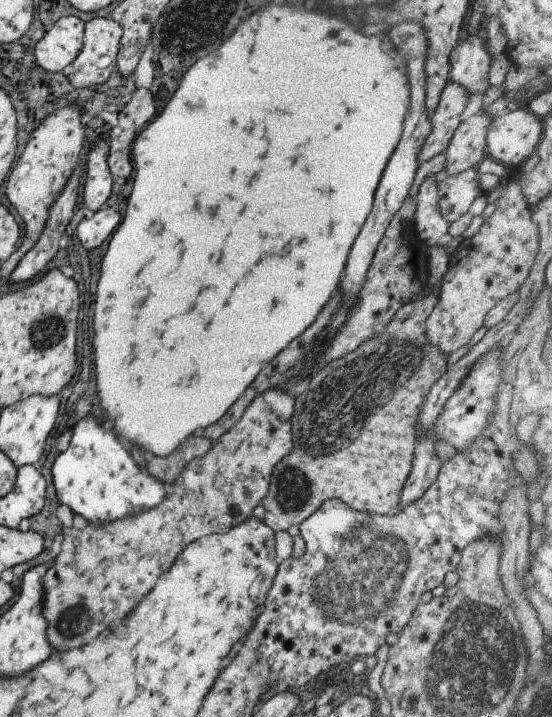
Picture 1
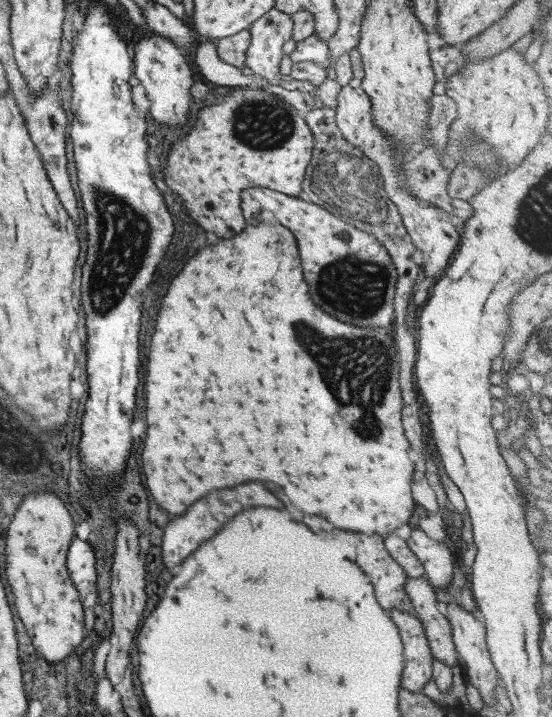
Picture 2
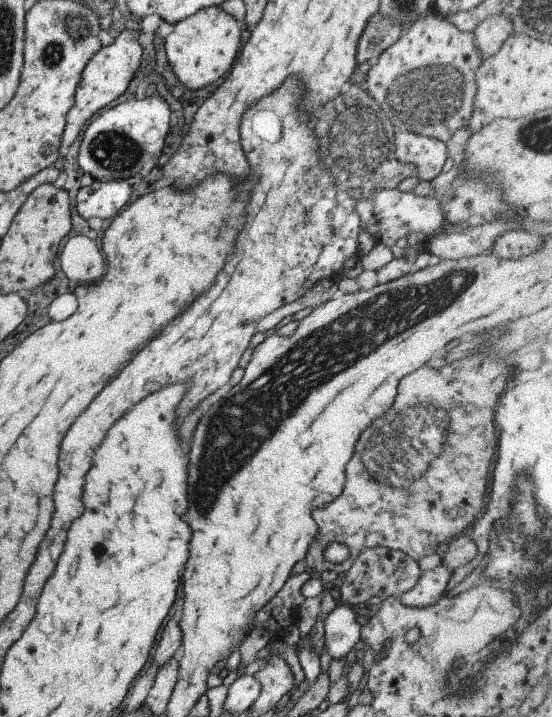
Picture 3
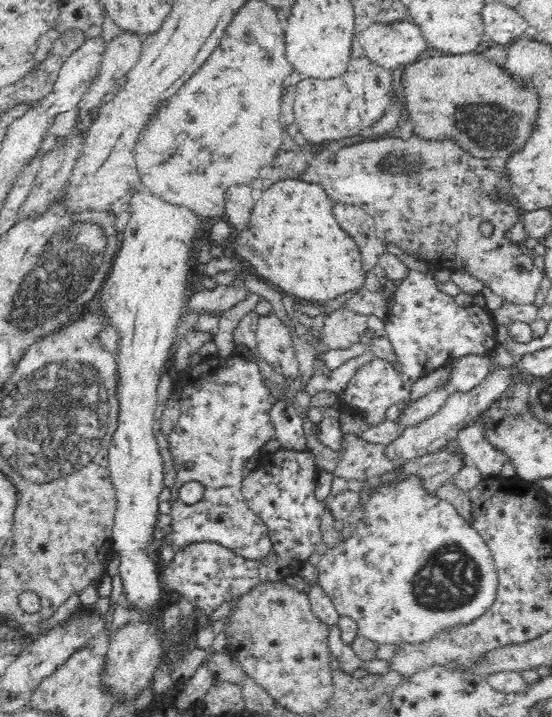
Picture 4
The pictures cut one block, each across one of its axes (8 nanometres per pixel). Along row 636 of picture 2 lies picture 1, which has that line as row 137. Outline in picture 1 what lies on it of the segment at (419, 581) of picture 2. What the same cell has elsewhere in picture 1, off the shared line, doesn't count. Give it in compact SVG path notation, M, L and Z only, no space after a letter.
M448 80L440 95L438 106L431 112L432 130L426 137L418 156L418 164L444 153L460 126L460 116L468 104L467 90L457 82Z

